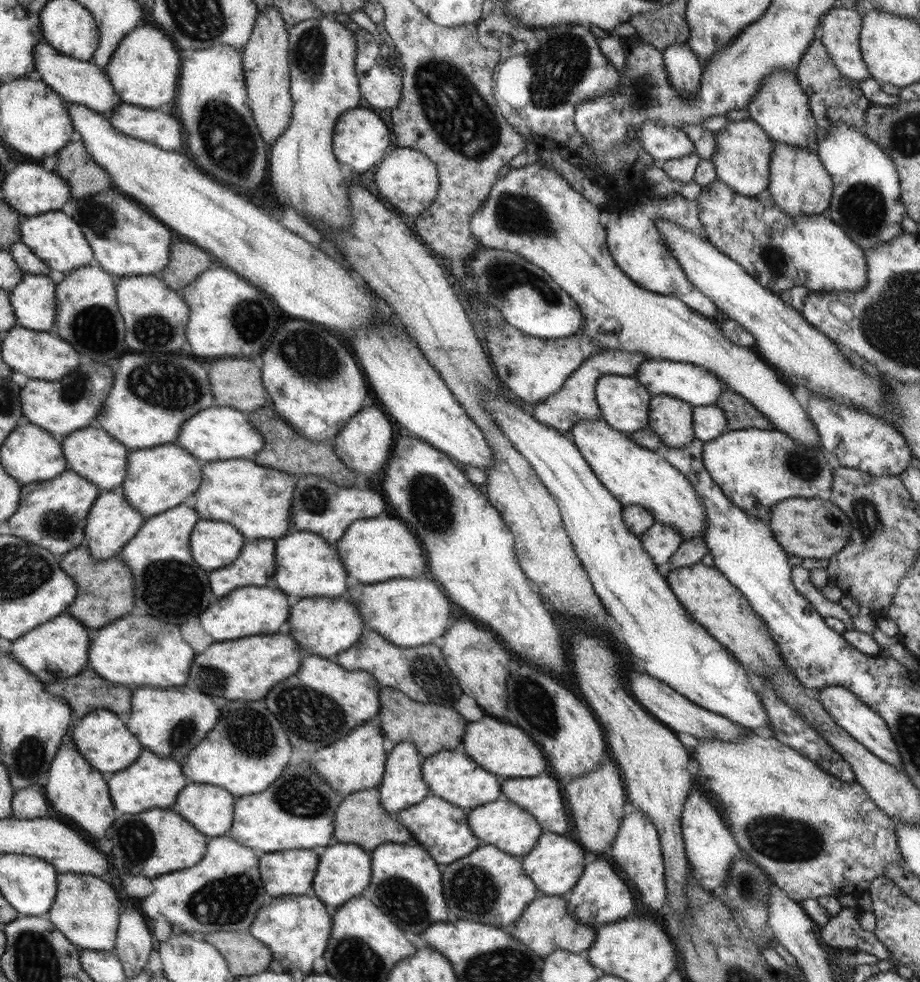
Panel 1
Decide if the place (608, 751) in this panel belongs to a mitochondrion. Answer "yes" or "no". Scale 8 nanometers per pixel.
no

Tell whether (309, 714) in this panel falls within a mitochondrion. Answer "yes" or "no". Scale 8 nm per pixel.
yes

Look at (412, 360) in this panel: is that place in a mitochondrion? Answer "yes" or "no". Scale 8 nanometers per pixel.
no

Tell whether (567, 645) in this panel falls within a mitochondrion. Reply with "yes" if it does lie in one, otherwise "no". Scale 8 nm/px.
no

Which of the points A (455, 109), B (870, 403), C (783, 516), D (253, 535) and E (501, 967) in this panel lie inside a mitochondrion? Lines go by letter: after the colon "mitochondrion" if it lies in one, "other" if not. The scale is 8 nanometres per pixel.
A: mitochondrion
B: other
C: other
D: other
E: mitochondrion

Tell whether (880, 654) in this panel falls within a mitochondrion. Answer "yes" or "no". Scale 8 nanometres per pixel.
no

